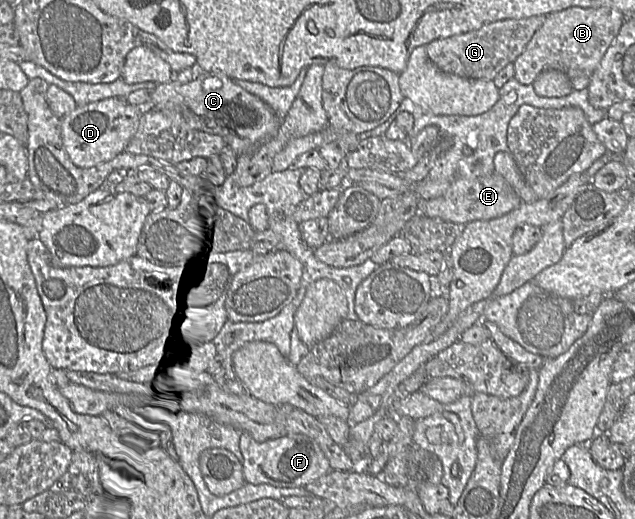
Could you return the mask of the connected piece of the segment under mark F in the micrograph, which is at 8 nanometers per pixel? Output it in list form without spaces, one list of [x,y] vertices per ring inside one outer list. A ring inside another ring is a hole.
[[[242,432],[239,446],[243,456],[244,481],[253,485],[269,484],[277,488],[305,487],[331,471],[329,461],[318,444],[304,435],[286,435],[258,442],[250,434]]]

